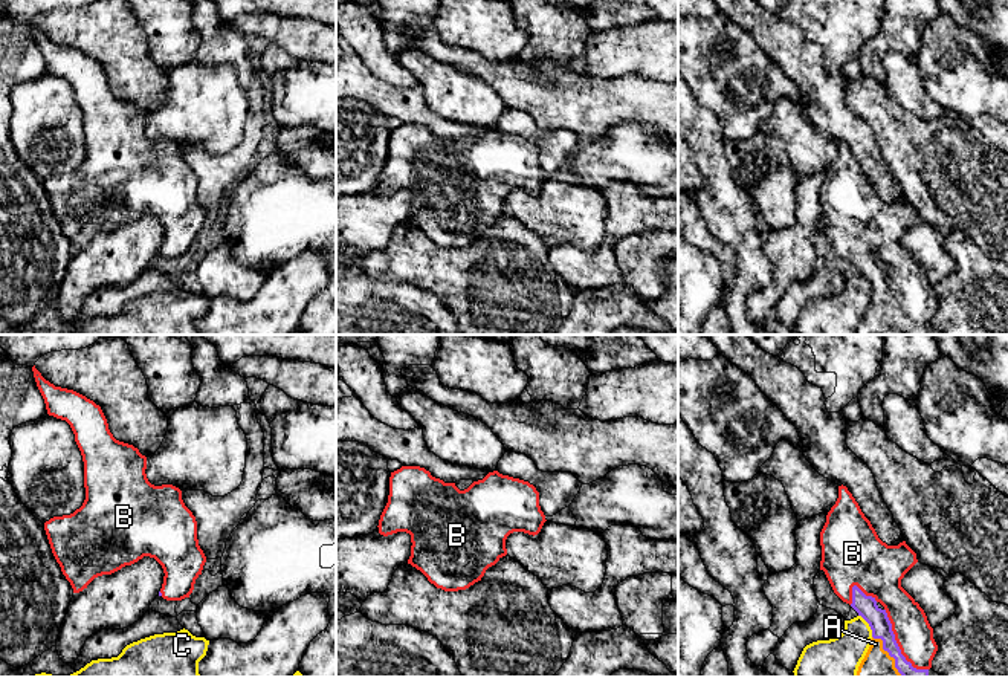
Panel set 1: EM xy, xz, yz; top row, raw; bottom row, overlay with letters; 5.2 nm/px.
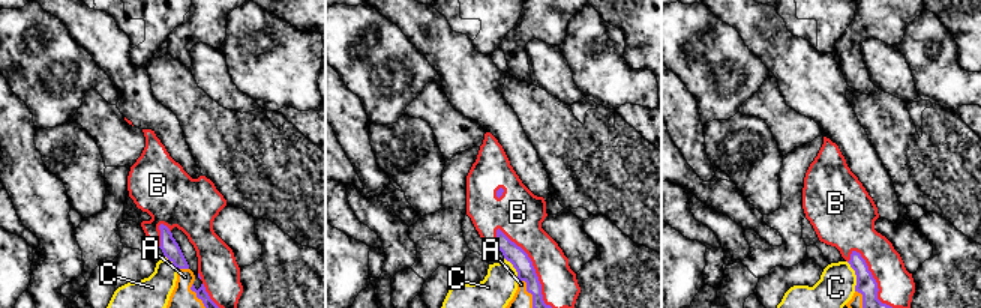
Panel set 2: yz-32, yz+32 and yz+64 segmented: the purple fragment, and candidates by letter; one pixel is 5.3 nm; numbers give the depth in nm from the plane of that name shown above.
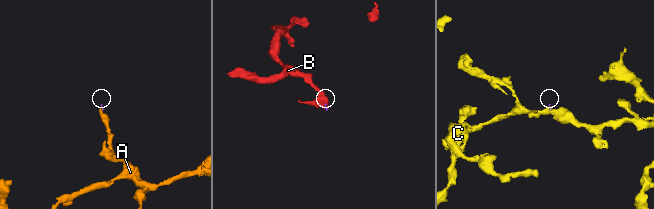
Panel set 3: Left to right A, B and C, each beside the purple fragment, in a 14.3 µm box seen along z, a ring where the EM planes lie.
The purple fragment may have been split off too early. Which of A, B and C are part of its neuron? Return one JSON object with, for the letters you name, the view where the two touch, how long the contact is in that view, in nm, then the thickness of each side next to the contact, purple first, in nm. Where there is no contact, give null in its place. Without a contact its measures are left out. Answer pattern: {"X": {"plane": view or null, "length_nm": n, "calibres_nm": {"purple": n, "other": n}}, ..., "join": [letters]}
{"A": {"plane": "yz", "length_nm": 280, "calibres_nm": {"purple": 110, "other": 220}}, "B": {"plane": "yz", "length_nm": 400, "calibres_nm": {"purple": 110, "other": 200}}, "join": ["A", "B"]}

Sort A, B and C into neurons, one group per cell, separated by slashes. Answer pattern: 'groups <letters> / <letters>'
groups A B / C

